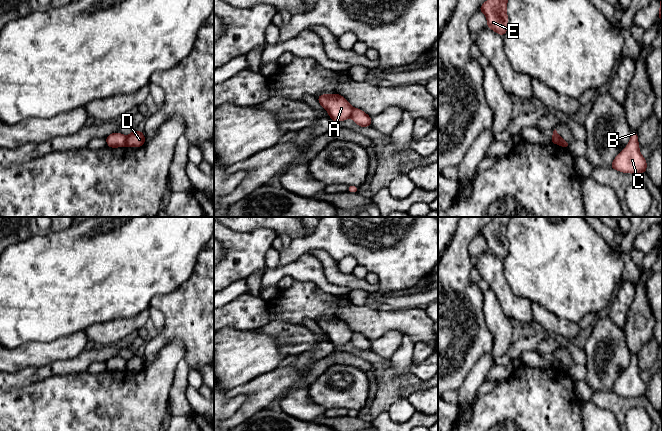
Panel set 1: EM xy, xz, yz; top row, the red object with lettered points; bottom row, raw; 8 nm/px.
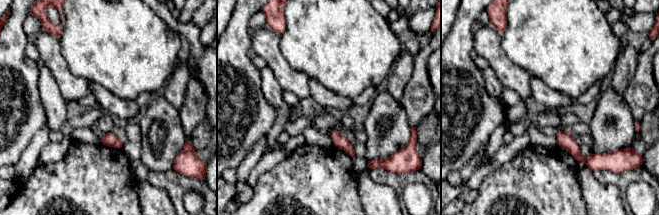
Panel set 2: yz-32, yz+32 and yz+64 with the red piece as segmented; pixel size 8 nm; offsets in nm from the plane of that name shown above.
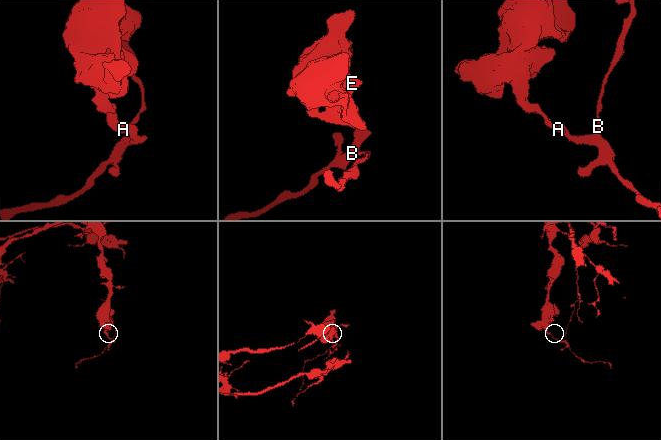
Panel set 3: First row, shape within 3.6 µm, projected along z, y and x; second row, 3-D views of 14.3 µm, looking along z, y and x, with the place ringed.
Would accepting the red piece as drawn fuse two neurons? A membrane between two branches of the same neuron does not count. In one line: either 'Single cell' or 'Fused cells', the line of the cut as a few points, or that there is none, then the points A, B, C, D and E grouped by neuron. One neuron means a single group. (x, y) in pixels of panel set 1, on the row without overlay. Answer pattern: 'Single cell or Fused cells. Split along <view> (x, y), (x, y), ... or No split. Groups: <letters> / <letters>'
Fused cells. Split along xy (126, 361), (127, 369). Groups: A E / B C D

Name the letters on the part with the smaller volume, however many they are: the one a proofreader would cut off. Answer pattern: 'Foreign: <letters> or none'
Foreign: B, C, D

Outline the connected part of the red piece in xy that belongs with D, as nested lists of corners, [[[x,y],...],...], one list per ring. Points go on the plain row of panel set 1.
[[[133,354],[127,361],[127,370],[129,371],[141,371],[145,368],[145,361],[143,356]]]

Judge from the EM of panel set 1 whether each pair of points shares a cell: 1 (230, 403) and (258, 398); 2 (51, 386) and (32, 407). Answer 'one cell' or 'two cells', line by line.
1: two cells
2: one cell

